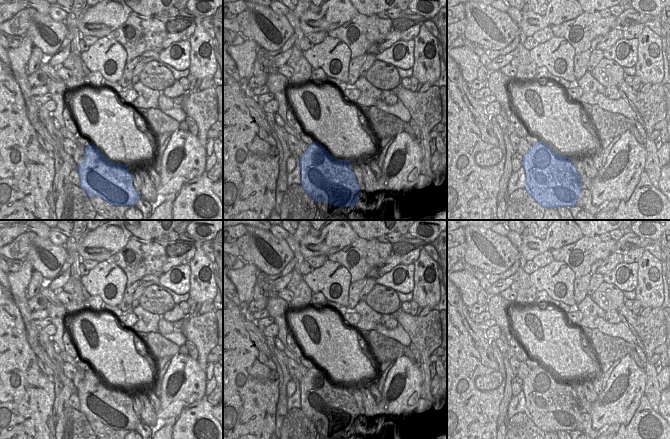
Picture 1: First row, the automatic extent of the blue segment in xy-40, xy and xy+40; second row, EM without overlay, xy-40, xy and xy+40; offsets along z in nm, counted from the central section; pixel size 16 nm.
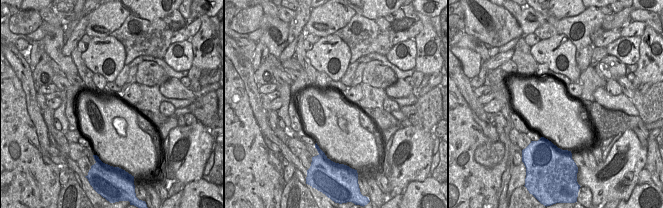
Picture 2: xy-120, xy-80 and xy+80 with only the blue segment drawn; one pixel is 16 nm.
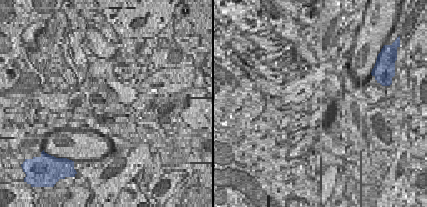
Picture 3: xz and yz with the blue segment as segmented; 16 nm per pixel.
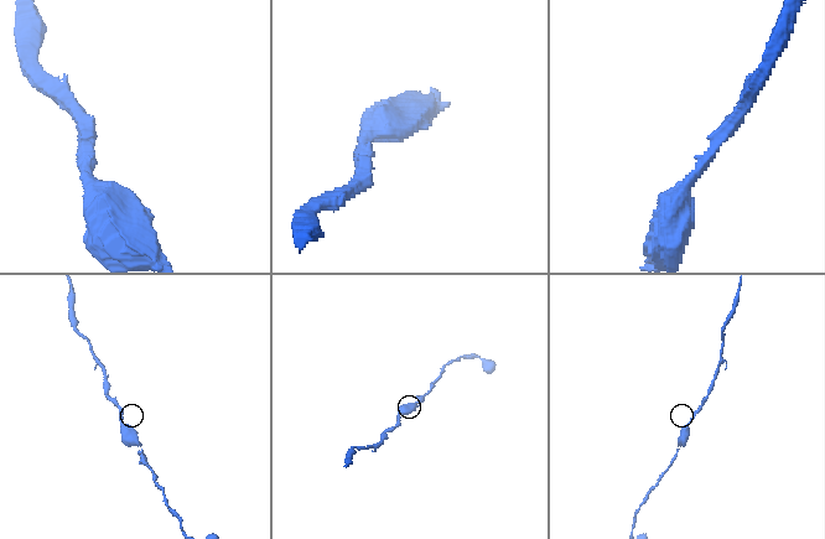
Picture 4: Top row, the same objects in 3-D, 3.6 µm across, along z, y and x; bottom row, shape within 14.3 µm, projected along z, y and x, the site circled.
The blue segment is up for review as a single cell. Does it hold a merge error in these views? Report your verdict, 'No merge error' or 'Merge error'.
No merge error

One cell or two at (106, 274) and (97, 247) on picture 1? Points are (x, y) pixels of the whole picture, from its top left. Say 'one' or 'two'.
two

